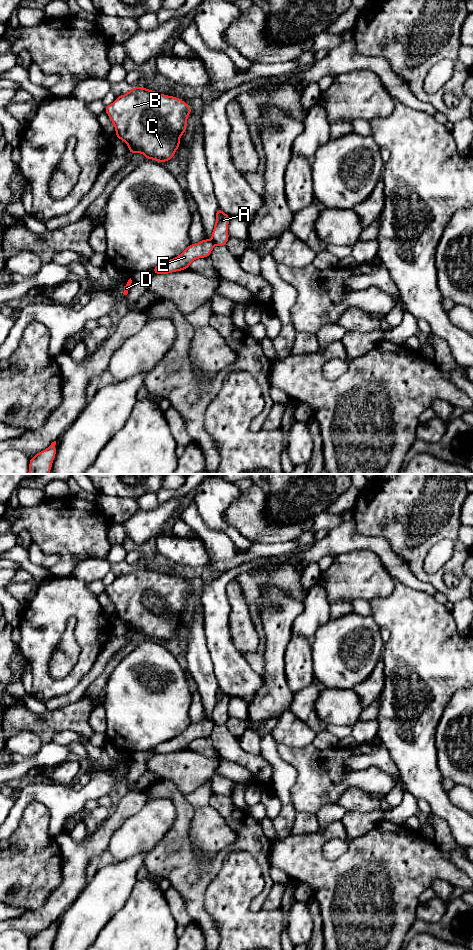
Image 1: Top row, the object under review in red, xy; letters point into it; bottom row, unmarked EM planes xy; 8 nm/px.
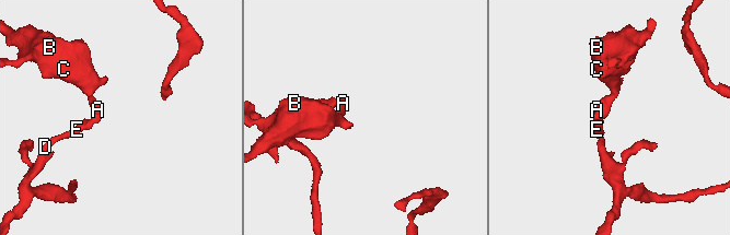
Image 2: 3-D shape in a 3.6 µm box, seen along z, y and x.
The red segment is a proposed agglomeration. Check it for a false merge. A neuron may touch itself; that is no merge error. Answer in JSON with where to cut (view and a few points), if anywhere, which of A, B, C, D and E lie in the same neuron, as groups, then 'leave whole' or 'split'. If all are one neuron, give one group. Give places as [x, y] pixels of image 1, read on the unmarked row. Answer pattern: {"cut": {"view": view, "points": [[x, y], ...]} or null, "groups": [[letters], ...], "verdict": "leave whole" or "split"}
{"cut": {"view": "xy", "points": [[211, 720], [215, 724]]}, "groups": [["A", "B", "C"], ["D", "E"]], "verdict": "split"}

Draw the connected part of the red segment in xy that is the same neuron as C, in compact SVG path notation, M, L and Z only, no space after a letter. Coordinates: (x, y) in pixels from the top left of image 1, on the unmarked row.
M136 566L124 575L118 576L116 580L105 586L105 592L114 604L117 618L123 620L129 627L128 633L142 633L146 639L159 642L166 642L173 638L180 625L180 616L185 613L187 607L187 597L192 588L183 580L164 575L147 568Z

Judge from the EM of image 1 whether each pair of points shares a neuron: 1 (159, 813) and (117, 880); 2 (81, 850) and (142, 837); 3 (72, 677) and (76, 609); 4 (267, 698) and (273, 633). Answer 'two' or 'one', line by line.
1: two
2: two
3: one
4: one

